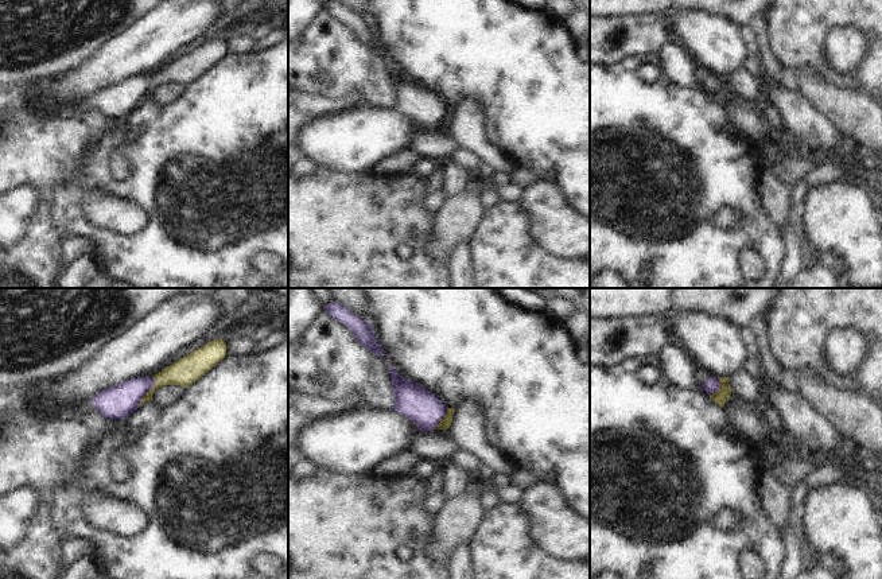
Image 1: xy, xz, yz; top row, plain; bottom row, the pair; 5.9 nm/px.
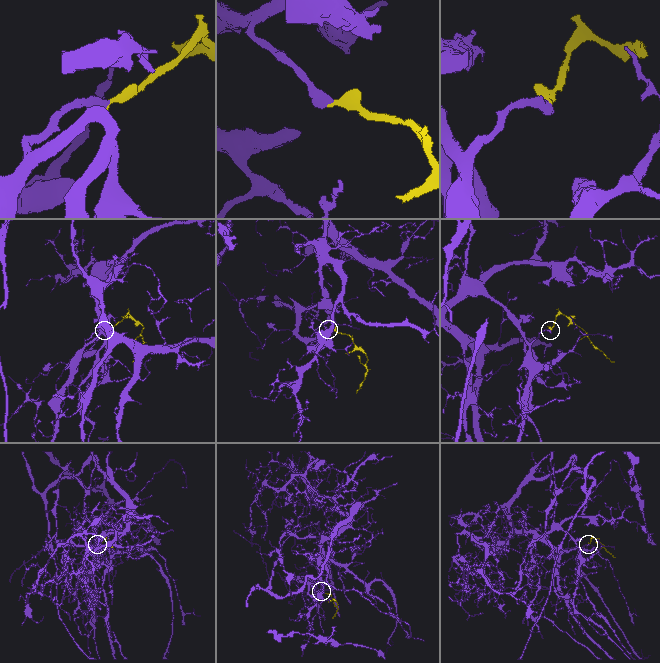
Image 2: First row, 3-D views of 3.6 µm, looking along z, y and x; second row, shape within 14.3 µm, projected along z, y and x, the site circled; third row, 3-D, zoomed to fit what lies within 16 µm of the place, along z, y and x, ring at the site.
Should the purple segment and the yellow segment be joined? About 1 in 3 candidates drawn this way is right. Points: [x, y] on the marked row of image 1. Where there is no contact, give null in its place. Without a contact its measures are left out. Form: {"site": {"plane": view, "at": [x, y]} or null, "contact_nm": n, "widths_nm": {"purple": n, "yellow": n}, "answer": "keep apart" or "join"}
{"site": {"plane": "xy", "at": [148, 389]}, "contact_nm": 180, "widths_nm": {"purple": 200, "yellow": 160}, "answer": "join"}

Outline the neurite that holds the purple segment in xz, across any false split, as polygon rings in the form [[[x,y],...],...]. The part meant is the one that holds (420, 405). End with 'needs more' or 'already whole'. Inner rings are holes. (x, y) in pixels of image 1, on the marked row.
[[[388,366],[395,396],[393,411],[407,416],[420,431],[448,430],[455,408],[447,408],[432,392]]]; needs more

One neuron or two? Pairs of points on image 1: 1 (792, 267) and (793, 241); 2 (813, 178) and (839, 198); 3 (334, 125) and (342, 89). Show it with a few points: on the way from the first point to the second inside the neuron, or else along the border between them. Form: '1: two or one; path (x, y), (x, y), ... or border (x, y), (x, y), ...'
1: one; path (792, 260), (792, 248)
2: two; border (838, 179), (809, 189)
3: two; border (348, 107), (380, 108)

